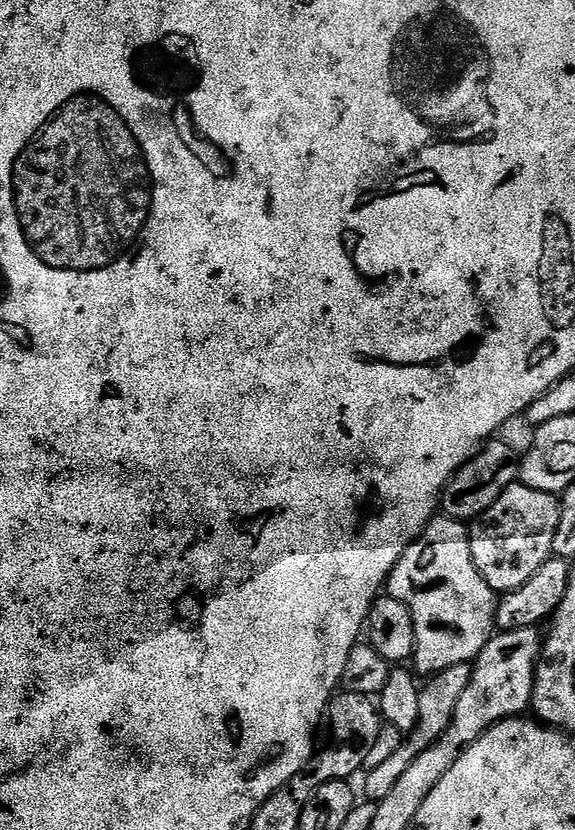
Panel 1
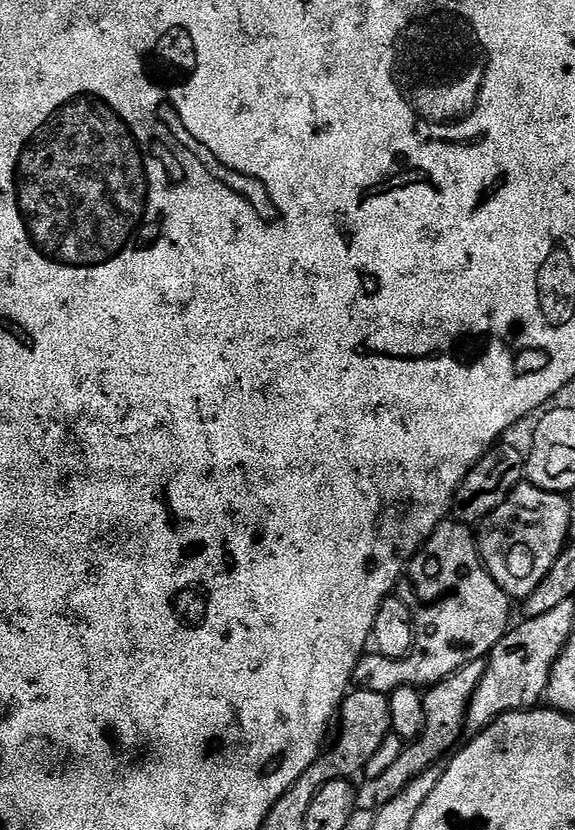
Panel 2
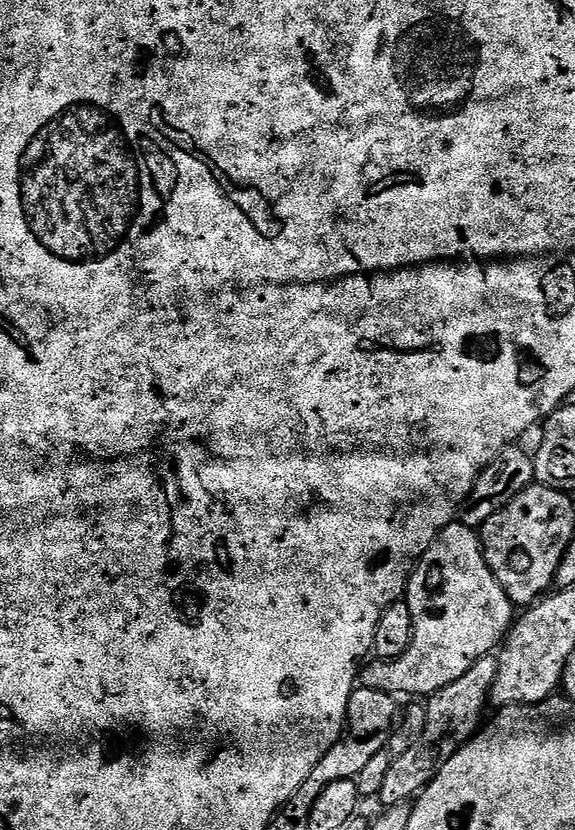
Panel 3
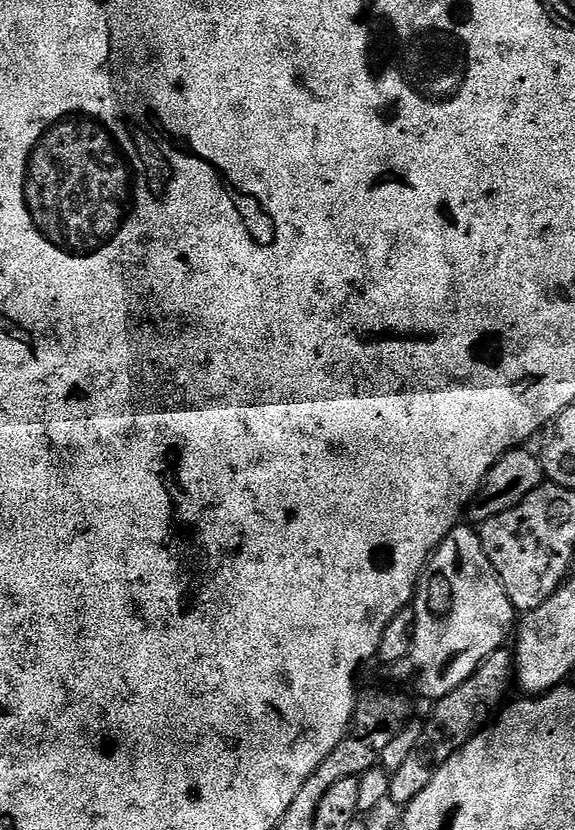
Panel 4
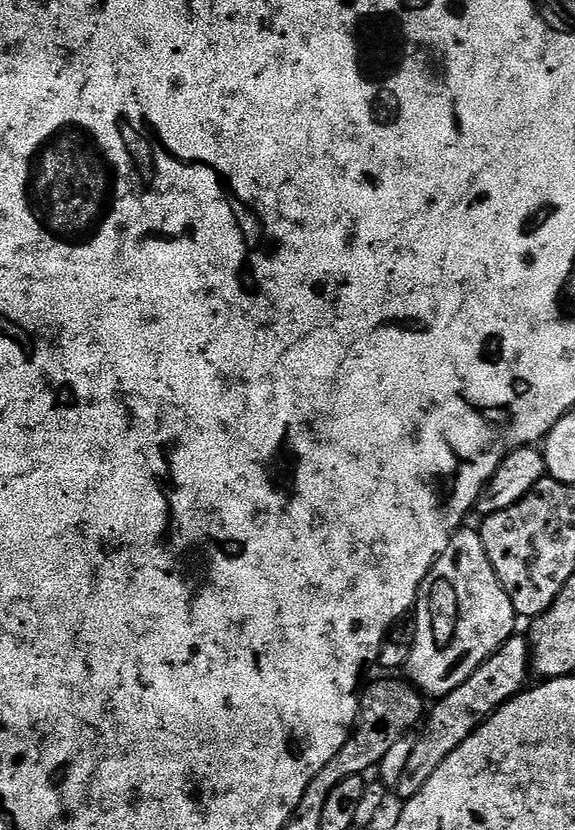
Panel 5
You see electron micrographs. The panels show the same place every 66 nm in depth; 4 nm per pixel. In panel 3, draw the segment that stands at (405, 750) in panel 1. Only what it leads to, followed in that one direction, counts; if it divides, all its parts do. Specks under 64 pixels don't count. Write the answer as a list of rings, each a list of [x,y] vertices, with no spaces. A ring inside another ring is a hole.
[[[492,654],[478,658],[478,662],[474,662],[474,666],[466,670],[466,674],[462,674],[462,678],[450,682],[442,690],[427,697],[428,713],[425,714],[424,720],[422,719],[422,731],[418,742],[410,746],[406,754],[396,756],[394,762],[388,764],[383,776],[378,800],[381,800],[384,808],[406,804],[419,797],[429,782],[440,773],[442,766],[446,766],[448,756],[444,754],[455,752],[461,744],[467,744],[480,731],[485,719],[484,707],[489,707],[492,687],[498,678],[498,664],[499,659]],[[439,752],[444,753],[436,756]]]

